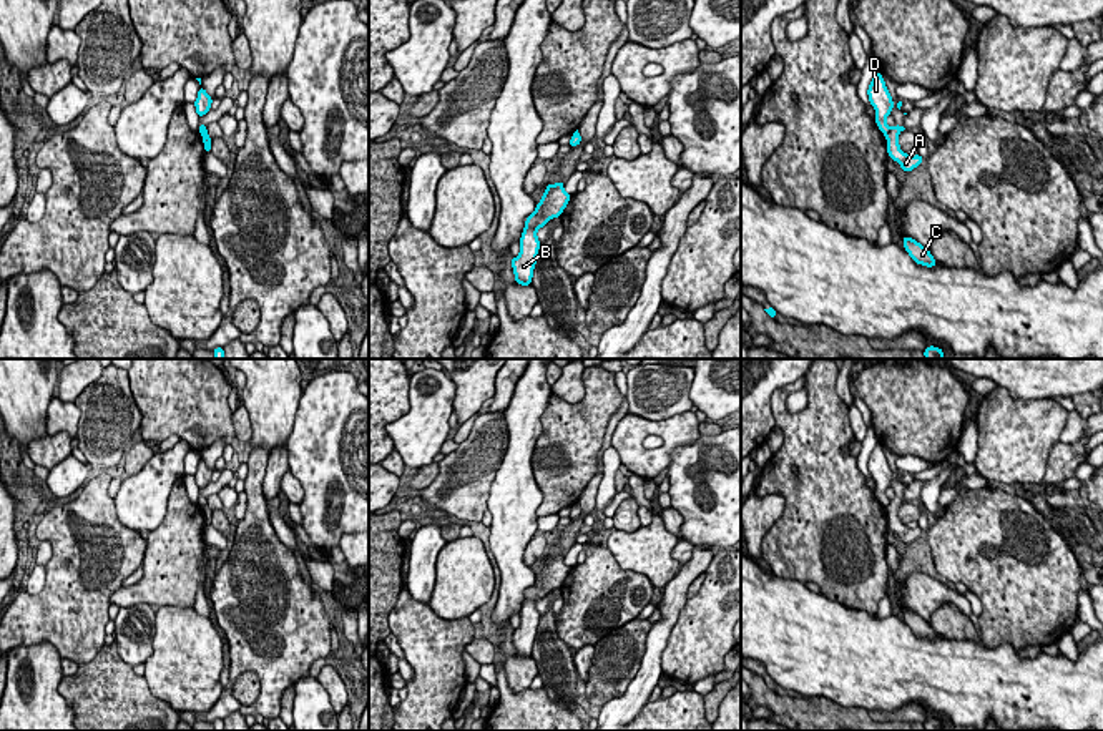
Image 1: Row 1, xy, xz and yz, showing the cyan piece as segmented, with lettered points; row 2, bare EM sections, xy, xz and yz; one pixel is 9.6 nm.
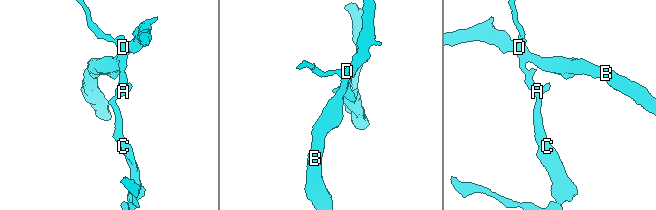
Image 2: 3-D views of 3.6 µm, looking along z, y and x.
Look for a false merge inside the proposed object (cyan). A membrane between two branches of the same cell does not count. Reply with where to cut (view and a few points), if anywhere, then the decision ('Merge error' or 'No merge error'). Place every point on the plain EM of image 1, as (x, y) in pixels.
Split along yz (891, 500), (886, 507). Merge error

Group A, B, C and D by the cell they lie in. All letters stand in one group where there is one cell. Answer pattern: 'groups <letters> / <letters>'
groups A C / B D

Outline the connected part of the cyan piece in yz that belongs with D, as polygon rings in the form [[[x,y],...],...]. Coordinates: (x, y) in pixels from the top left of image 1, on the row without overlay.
[[[877,444],[869,455],[869,473],[875,480],[875,497],[879,502],[887,507],[889,505],[889,497],[885,495],[885,490],[892,485],[892,478],[895,477],[892,473],[892,469],[885,459],[885,454],[882,450],[882,445]]]

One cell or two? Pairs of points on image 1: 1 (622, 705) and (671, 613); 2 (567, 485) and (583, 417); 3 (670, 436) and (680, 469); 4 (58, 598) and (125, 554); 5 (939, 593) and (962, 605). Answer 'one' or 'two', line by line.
1: one
2: one
3: two
4: one
5: one

